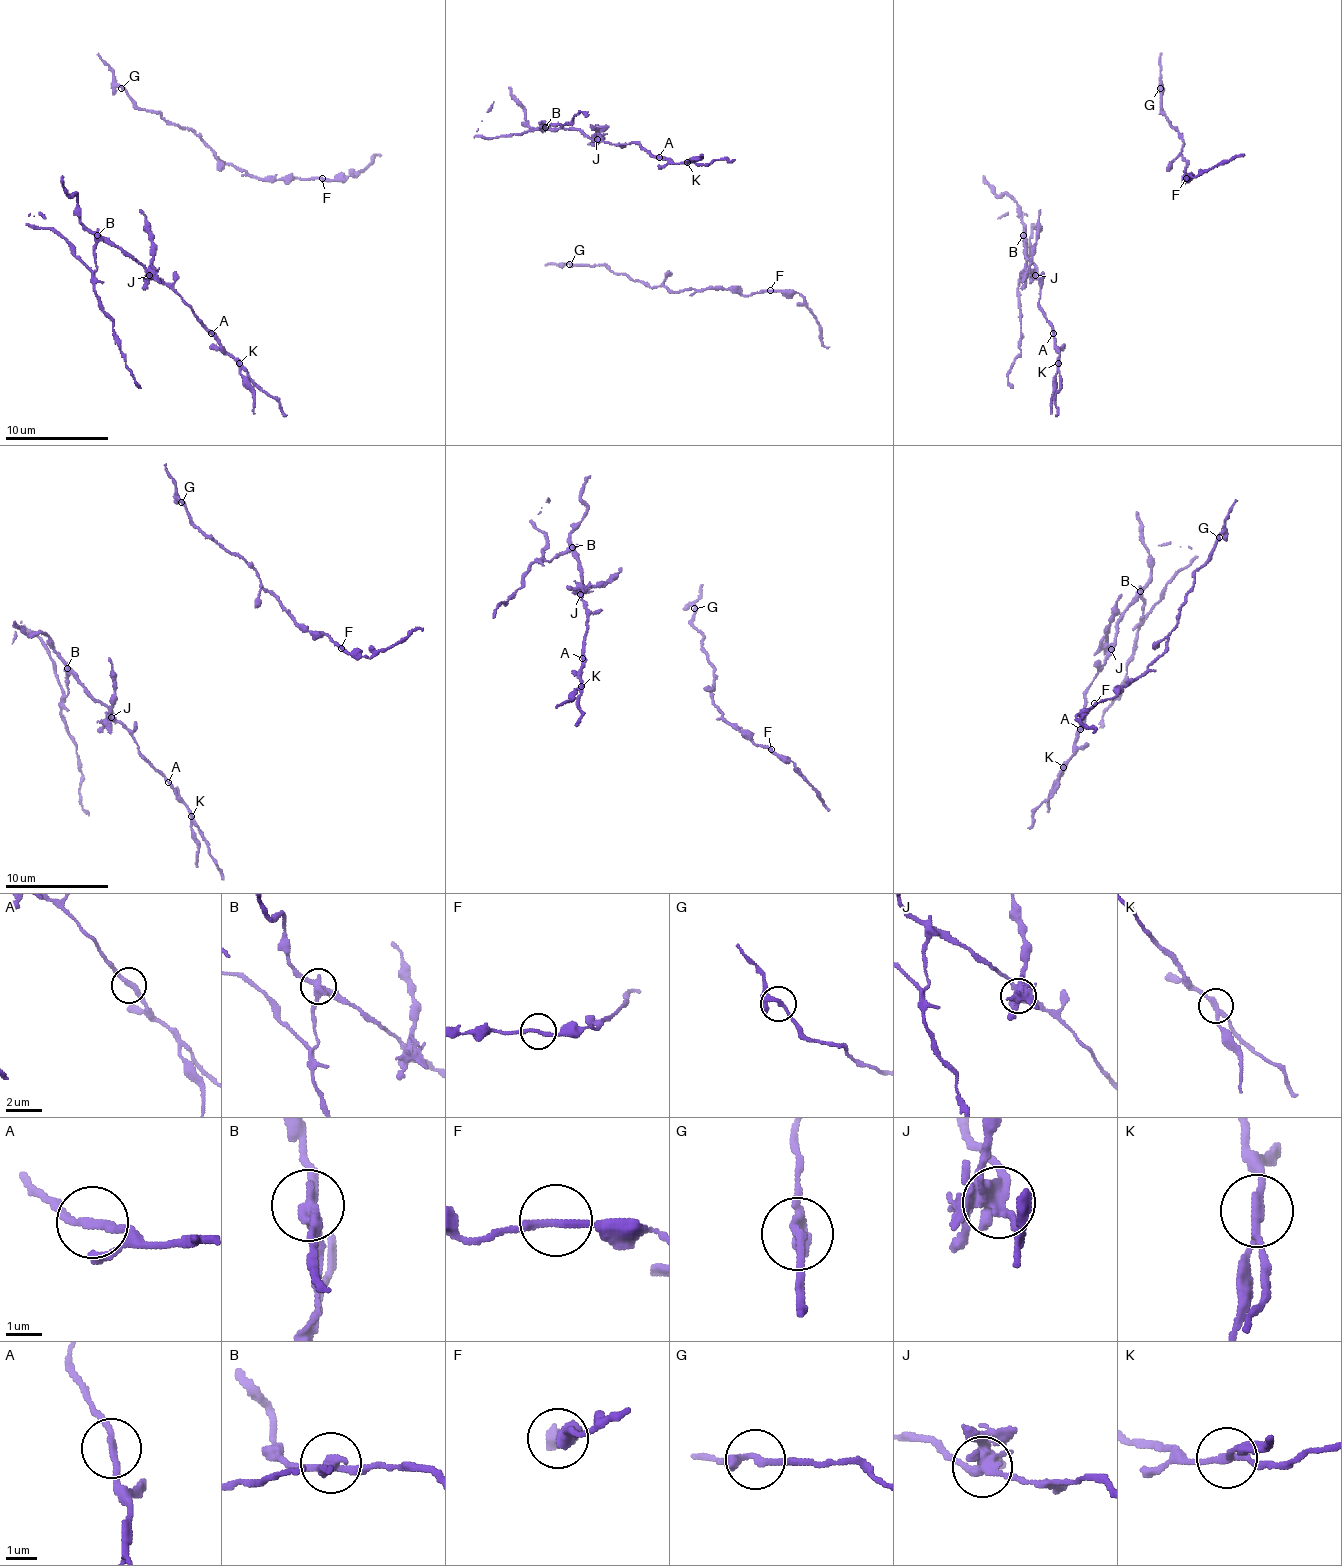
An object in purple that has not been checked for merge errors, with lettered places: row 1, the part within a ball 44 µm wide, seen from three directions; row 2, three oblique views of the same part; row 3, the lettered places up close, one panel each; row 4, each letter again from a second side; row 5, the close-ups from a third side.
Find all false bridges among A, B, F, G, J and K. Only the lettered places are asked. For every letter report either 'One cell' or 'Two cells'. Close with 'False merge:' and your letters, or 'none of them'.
A: One cell
B: Two cells
F: One cell
G: One cell
J: Two cells
K: Two cells
False merge: B, J, K

